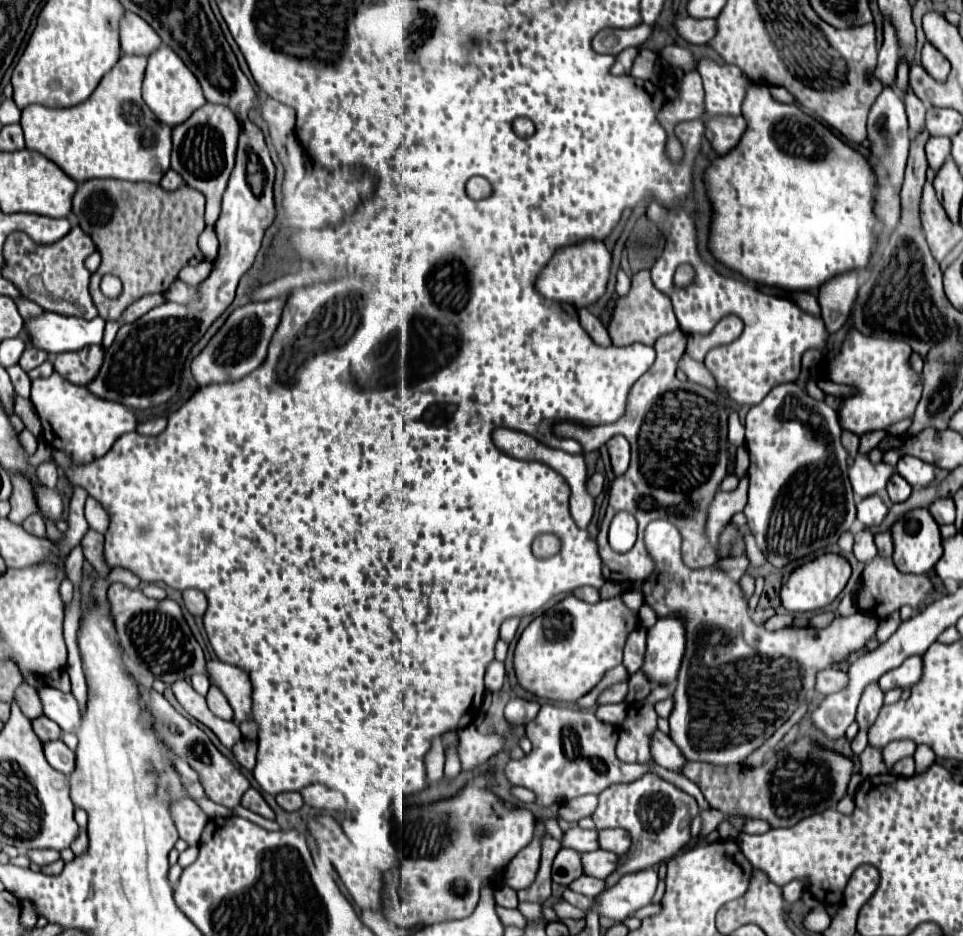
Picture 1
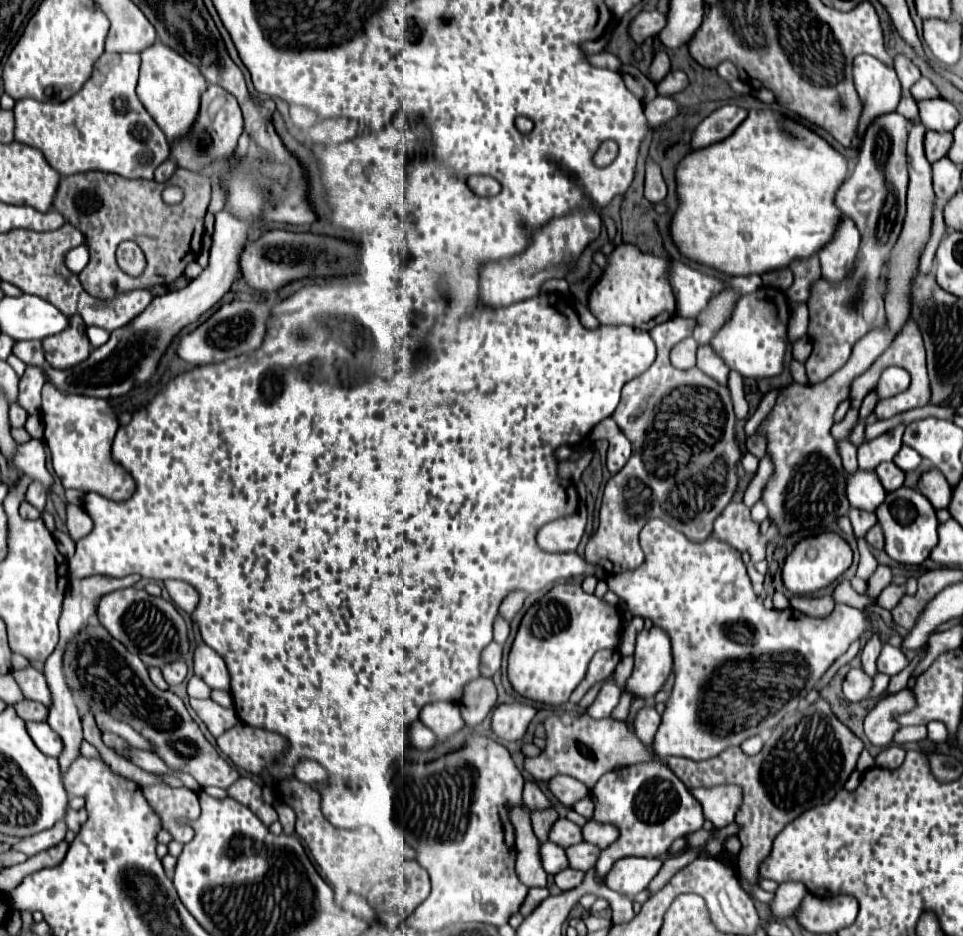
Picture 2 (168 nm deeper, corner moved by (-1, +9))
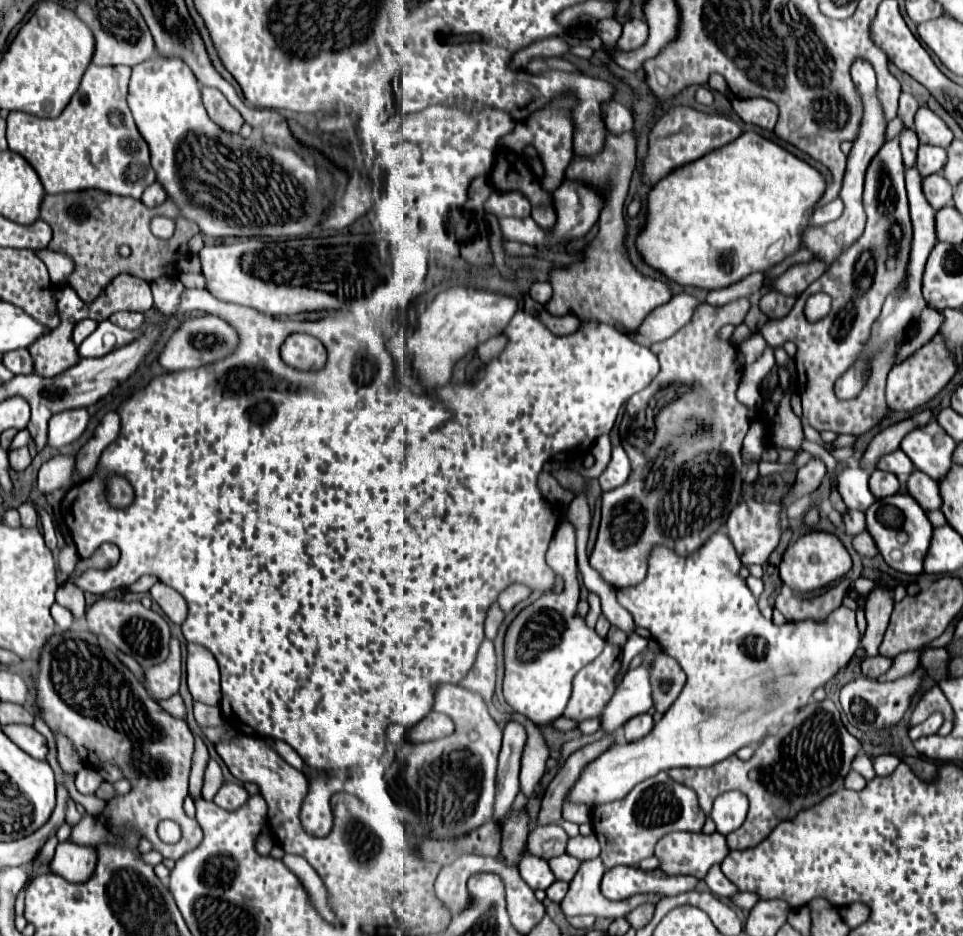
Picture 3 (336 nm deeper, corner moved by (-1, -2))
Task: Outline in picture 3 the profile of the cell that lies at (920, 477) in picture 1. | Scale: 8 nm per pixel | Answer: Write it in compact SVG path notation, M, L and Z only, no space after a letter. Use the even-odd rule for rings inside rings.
M896 449L896 451L880 457L878 469L894 473L898 477L904 477L904 475L910 475L914 471L914 465L912 465L912 461L906 457L906 453L902 449Z

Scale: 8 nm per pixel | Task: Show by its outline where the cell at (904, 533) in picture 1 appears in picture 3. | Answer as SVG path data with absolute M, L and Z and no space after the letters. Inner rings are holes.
M896 493L884 499L876 499L870 509L866 509L866 531L872 535L872 539L876 541L878 551L882 553L884 561L902 573L908 575L918 575L922 573L922 561L926 557L930 539L932 539L932 525L924 513L924 509L906 493ZM892 549L900 549L902 551L902 559L894 561L890 557Z

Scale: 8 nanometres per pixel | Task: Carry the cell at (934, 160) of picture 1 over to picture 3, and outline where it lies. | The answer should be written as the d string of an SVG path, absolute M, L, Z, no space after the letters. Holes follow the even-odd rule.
M920 145L918 147L918 159L916 159L916 169L922 177L928 177L932 173L942 171L946 163L946 149L942 147L932 147L932 145Z

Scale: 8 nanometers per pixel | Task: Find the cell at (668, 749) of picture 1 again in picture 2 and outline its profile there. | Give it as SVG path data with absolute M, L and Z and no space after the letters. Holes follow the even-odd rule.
M646 708L638 712L638 718L634 722L634 734L642 742L646 742L646 746L652 746L658 726L660 726L660 714L654 708Z

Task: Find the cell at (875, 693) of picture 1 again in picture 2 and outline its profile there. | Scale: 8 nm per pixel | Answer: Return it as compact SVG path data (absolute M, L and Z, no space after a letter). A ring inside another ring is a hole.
M874 634L874 636L866 642L866 646L864 646L864 650L862 650L862 670L864 670L870 678L874 678L874 676L878 674L878 670L876 670L876 660L878 660L878 656L880 656L880 650L882 650L882 642L880 642L878 634Z

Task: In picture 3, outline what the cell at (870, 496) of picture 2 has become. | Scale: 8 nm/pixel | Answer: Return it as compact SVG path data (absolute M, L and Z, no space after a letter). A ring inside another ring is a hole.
M846 467L842 473L838 473L836 489L848 509L866 511L870 503L874 503L874 495L868 489L868 477L870 475L860 467L856 469Z

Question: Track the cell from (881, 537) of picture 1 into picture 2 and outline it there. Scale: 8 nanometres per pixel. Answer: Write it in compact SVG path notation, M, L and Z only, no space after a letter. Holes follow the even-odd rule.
M876 524L876 526L872 526L872 528L868 530L866 542L868 542L872 548L876 548L876 550L882 550L882 548L884 548L884 532L882 532L880 524Z

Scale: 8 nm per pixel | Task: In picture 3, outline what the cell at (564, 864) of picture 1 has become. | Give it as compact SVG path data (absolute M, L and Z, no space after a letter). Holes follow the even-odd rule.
M524 855L524 859L518 863L518 871L532 891L548 889L556 881L556 877L550 873L548 861L538 859L534 855Z

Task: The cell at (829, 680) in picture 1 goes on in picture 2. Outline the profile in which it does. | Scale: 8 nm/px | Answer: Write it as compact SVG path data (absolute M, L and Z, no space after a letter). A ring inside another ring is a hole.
M852 668L842 682L844 696L850 702L862 702L866 698L866 694L870 692L870 688L872 688L872 678L866 676L860 668Z

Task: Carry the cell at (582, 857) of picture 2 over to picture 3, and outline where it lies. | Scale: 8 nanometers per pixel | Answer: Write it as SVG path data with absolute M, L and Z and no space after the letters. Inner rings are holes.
M562 855L562 857L554 857L548 861L550 865L550 871L554 873L554 877L558 881L570 881L574 877L574 873L578 871L578 865L580 861L576 857L570 857L570 855Z

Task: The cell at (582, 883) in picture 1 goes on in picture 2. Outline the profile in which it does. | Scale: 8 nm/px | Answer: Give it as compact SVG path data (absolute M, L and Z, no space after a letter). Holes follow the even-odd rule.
M566 868L562 870L562 874L556 874L556 884L562 890L572 890L576 886L580 886L584 882L584 872L582 870L574 870L574 868Z

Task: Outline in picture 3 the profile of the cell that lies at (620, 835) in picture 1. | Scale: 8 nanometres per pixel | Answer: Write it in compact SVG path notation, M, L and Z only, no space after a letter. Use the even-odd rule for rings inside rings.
M578 835L574 839L568 839L566 853L574 855L580 861L586 861L586 859L594 859L600 855L600 845L598 845L598 839L594 835L590 835L590 837Z

